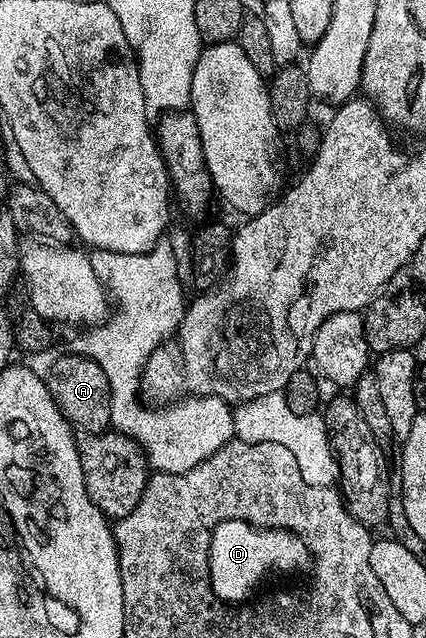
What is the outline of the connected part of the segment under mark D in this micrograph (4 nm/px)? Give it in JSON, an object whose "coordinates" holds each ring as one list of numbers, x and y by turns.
{"coordinates":[[225,521,212,531,210,540,210,586,221,601,242,603,251,596,250,592,265,579,266,573,275,569,278,573,290,573,308,561,308,550,305,543,295,533,287,529,258,529,246,521]]}

